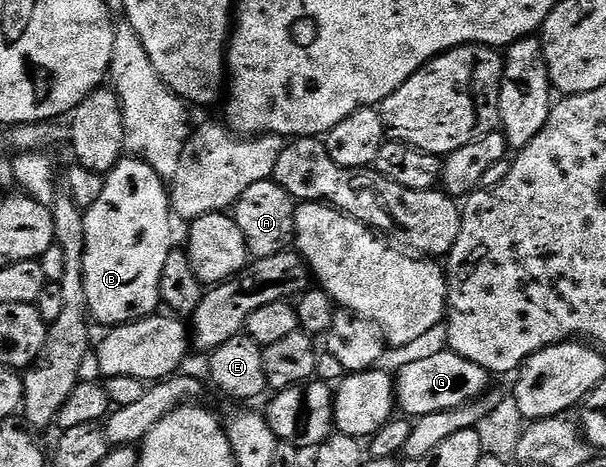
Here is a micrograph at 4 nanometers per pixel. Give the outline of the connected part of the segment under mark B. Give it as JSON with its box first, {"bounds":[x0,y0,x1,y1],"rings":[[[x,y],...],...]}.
{"bounds":[83,158,174,326],"rings":[[[122,158],[105,176],[103,194],[95,206],[84,209],[85,253],[83,254],[83,290],[87,290],[90,317],[104,326],[130,324],[152,316],[162,307],[161,279],[163,262],[174,251],[173,222],[170,209],[170,189],[147,162],[136,158]]]}

